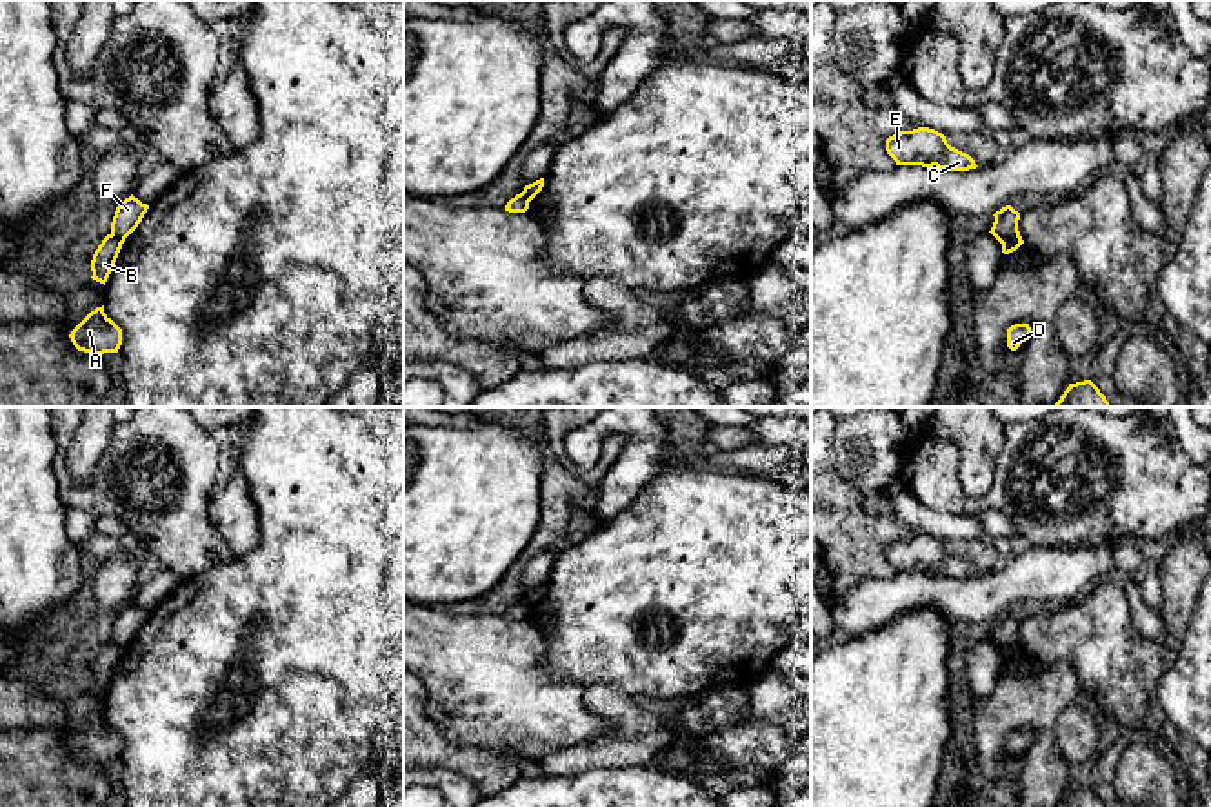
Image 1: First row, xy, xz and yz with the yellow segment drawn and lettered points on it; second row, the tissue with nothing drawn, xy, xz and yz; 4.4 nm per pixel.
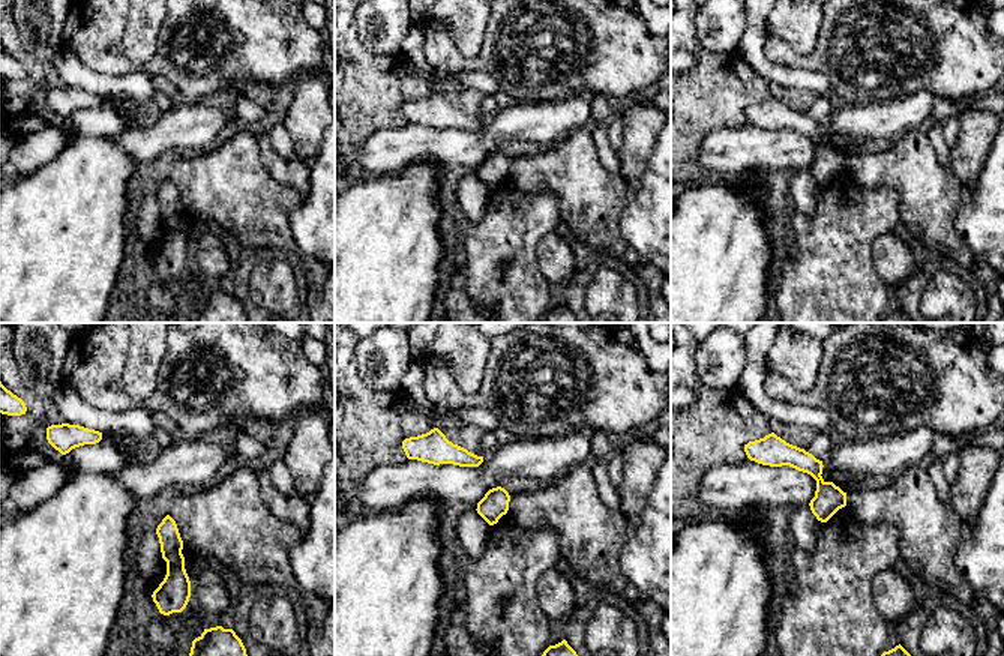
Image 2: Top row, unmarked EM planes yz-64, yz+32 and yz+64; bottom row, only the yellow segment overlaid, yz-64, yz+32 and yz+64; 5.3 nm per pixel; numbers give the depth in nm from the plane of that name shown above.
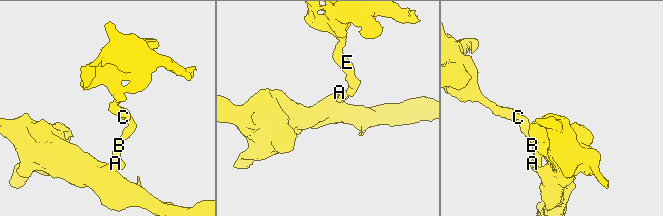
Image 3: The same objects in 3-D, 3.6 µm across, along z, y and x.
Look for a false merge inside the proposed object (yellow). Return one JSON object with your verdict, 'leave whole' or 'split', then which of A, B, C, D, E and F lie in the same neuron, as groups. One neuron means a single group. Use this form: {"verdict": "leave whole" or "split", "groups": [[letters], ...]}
{"verdict": "split", "groups": [["A", "B", "D"], ["C", "E", "F"]]}

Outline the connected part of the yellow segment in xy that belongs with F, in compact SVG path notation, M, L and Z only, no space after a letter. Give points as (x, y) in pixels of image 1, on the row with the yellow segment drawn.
M133 194L125 198L115 211L111 222L111 234L115 234L122 244L138 227L149 205L142 204Z

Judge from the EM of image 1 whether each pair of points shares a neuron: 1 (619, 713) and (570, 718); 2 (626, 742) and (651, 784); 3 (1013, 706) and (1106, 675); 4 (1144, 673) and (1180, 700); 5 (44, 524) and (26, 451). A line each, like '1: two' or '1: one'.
1: two
2: two
3: two
4: two
5: one

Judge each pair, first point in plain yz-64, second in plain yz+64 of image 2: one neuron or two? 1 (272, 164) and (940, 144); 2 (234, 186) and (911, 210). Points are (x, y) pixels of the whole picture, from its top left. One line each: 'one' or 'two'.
1: one
2: one

